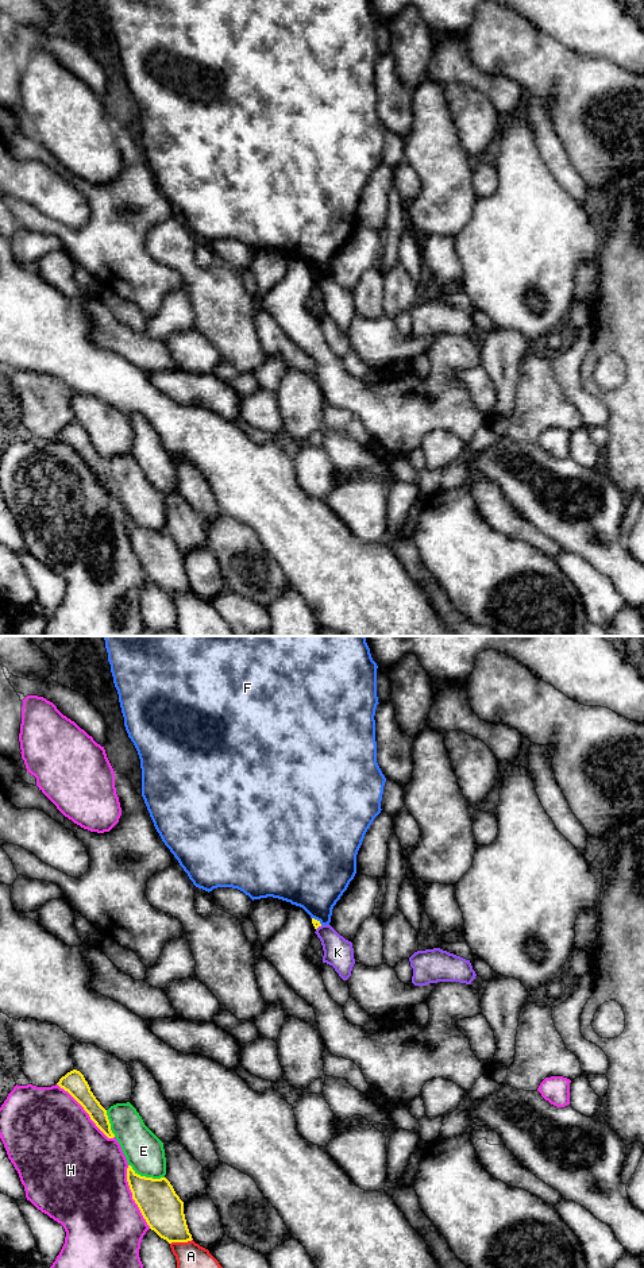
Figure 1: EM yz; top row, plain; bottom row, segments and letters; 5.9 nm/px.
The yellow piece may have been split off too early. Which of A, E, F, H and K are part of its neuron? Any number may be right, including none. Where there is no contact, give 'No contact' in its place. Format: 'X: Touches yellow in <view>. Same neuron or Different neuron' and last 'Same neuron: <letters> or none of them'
A: Touches yellow in yz. Different neuron
E: Touches yellow in yz. Different neuron
F: Touches yellow in yz. Different neuron
H: Touches yellow in yz. Different neuron
K: Touches yellow in yz. Different neuron
Same neuron: none of them

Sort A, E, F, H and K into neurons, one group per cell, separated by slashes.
A / E / F / H / K

